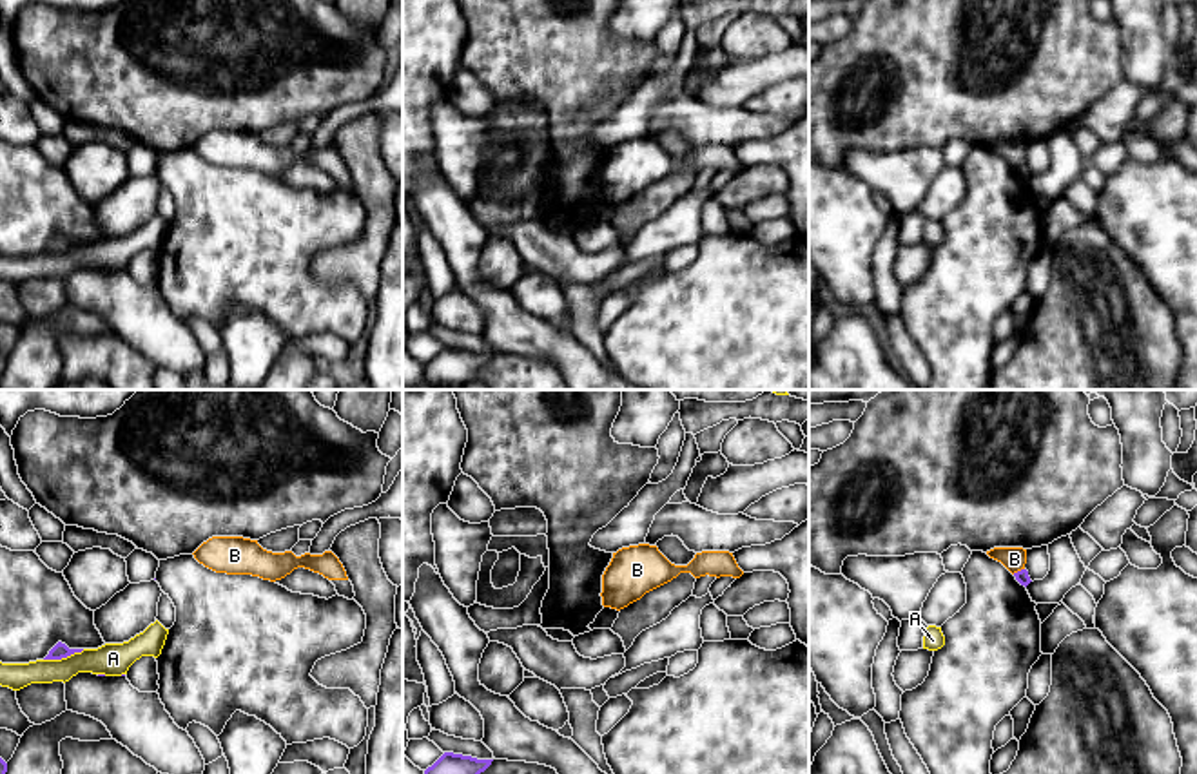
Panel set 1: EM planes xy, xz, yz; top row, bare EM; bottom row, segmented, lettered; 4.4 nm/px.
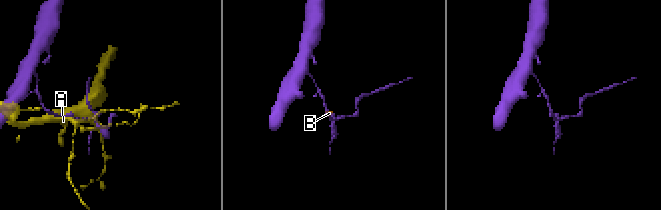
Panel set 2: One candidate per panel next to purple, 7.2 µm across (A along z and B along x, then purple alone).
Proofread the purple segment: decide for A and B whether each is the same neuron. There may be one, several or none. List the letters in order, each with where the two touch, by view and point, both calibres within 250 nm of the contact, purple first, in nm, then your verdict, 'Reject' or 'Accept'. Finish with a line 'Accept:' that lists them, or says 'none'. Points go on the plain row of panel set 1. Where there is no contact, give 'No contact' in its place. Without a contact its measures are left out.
A: Touches purple at xy (64, 251). Thickness 70 nm (purple) against 140 nm. Reject
B: Touches purple at yz (1018, 165). Thickness 60 nm (purple) against 110 nm. Reject
Accept: none

